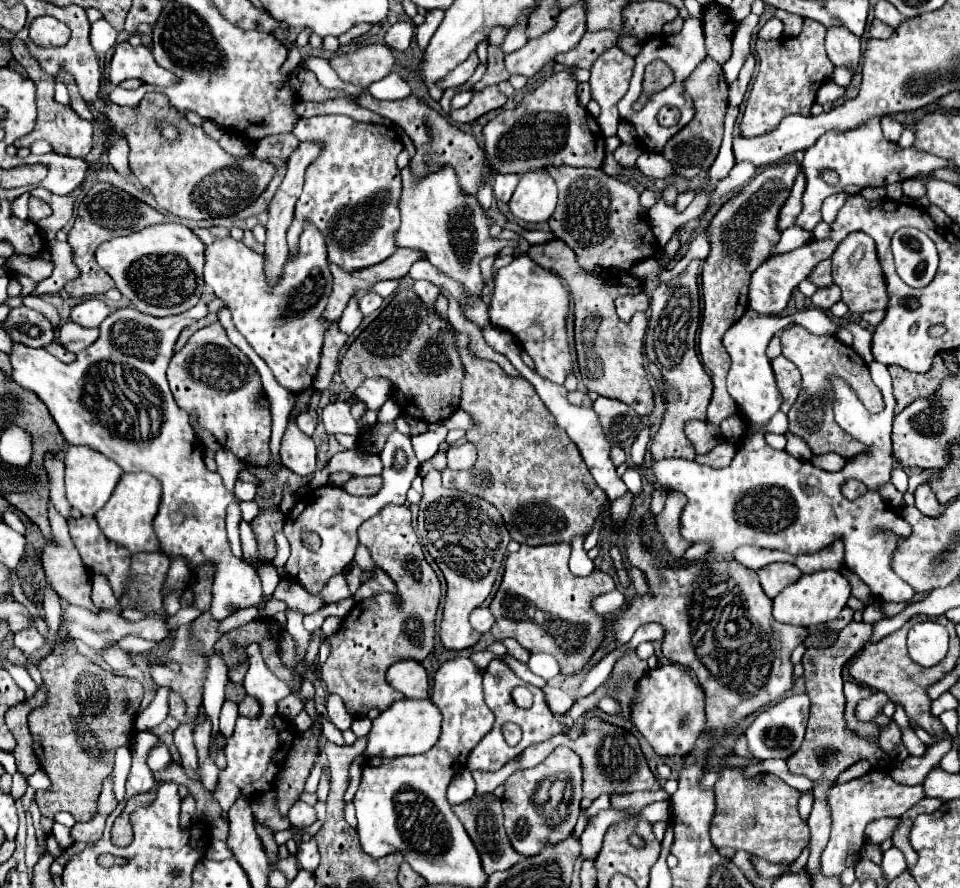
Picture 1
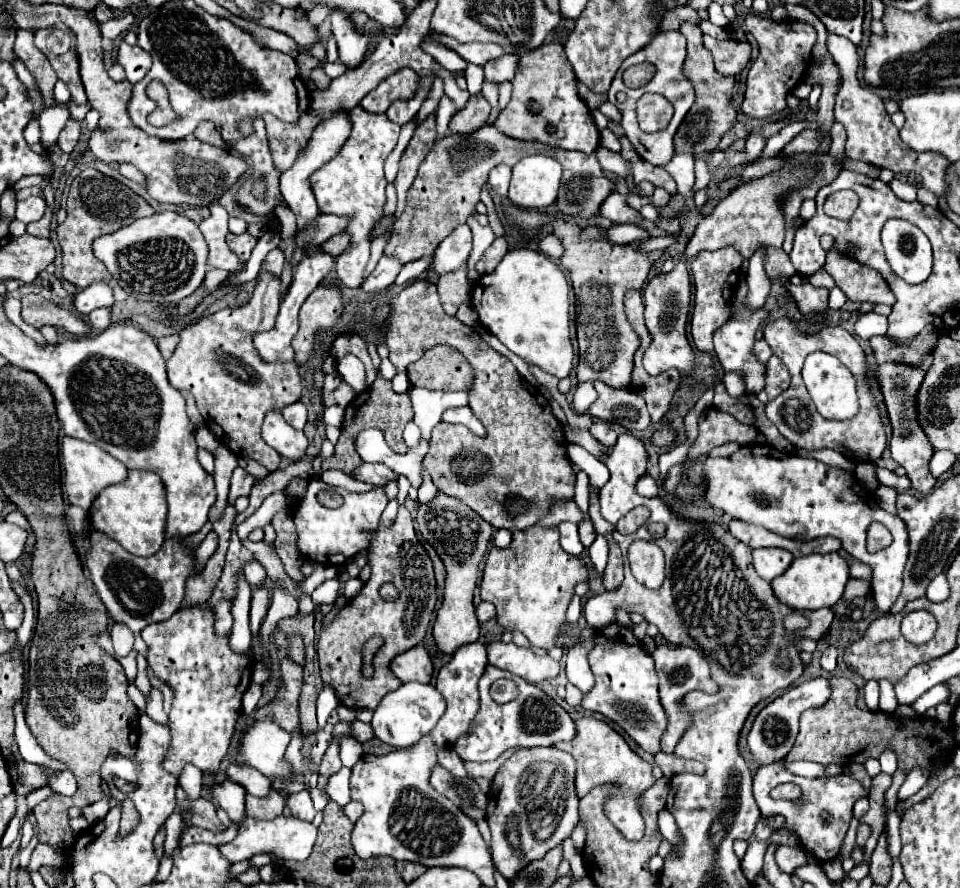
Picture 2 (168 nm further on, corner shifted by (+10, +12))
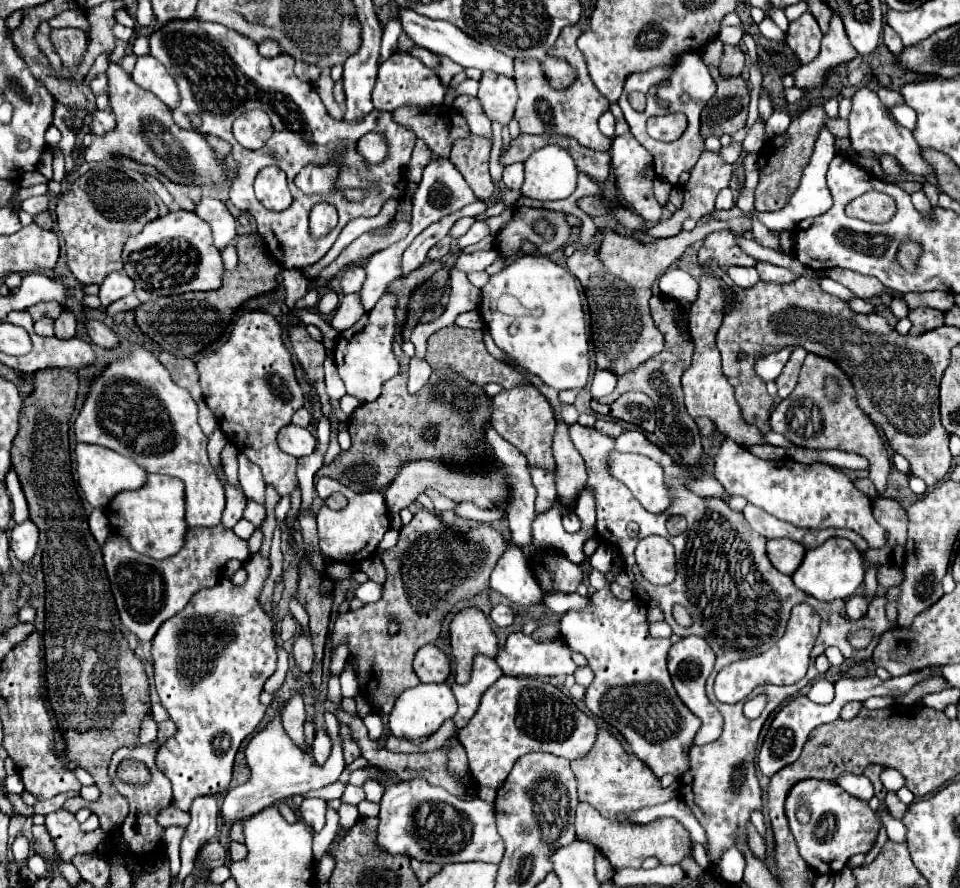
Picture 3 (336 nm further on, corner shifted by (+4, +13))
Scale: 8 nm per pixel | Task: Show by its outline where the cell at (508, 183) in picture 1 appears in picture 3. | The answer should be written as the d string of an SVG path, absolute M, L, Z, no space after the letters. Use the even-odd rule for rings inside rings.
M512 163L504 167L504 185L510 189L520 189L524 183L524 163Z

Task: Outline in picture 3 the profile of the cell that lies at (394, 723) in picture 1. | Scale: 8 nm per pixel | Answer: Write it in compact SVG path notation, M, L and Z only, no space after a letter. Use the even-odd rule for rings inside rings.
M440 683L440 685L416 685L406 689L398 699L396 705L390 713L390 731L394 737L404 737L412 743L422 743L426 741L432 733L436 733L440 729L440 725L446 719L452 719L456 713L458 705L456 705L456 697L450 689L448 683Z

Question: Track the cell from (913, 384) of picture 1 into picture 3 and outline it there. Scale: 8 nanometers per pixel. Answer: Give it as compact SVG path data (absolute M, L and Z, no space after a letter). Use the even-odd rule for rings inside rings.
M926 305L910 309L910 319L912 319L910 335L918 335L918 333L924 333L928 329L936 329L936 327L944 325L944 313L938 309L926 307Z

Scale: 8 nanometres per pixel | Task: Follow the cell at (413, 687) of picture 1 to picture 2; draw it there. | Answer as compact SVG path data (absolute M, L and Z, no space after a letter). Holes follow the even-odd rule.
M414 646L402 654L398 654L392 662L390 662L390 670L402 680L402 682L430 682L432 680L432 660L426 652L426 648Z

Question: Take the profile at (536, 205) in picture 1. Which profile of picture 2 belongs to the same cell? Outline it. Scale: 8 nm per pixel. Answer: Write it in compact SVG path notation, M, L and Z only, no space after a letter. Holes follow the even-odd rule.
M534 154L512 168L508 200L526 210L542 210L556 200L562 166L550 156Z

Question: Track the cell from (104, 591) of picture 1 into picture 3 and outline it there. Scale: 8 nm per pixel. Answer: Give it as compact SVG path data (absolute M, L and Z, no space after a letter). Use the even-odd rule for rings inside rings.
M78 443L74 449L78 464L78 485L84 493L85 499L92 507L106 507L114 495L128 489L140 489L148 481L148 473L134 461L124 455L118 455L112 449L100 445L84 445Z

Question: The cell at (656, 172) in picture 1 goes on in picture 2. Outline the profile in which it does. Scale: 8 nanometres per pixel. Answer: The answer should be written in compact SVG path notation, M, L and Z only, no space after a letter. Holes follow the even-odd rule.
M676 154L670 158L670 164L662 166L678 184L678 192L682 192L686 196L686 204L692 204L692 186L694 186L694 158L692 156L684 156L684 154Z

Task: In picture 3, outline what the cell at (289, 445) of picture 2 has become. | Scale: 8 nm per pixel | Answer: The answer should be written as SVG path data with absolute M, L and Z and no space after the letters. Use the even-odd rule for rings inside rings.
M288 425L280 431L278 435L278 445L284 453L294 455L294 457L304 457L310 455L316 449L316 437L302 427Z

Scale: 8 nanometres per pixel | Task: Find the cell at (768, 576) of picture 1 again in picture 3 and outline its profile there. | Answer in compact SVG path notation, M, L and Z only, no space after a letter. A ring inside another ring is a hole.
M770 539L768 541L768 557L772 561L772 565L786 575L792 575L802 559L804 559L804 545L796 543L792 539Z

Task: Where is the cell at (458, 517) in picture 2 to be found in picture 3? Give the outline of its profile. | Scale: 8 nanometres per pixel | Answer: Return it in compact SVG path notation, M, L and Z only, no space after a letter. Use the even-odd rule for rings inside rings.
M470 607L458 613L450 623L450 643L456 657L456 683L468 683L476 655L496 659L498 637L482 611Z

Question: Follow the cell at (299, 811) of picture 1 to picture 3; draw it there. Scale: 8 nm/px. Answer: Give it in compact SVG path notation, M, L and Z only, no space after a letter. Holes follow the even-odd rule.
M304 799L300 807L300 817L306 825L312 827L314 833L318 833L326 825L326 801L322 799Z

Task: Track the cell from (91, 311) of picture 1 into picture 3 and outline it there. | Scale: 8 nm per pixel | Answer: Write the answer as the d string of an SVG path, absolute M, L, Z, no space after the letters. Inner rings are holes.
M112 273L100 285L100 301L104 307L130 295L134 291L134 281L126 273Z

